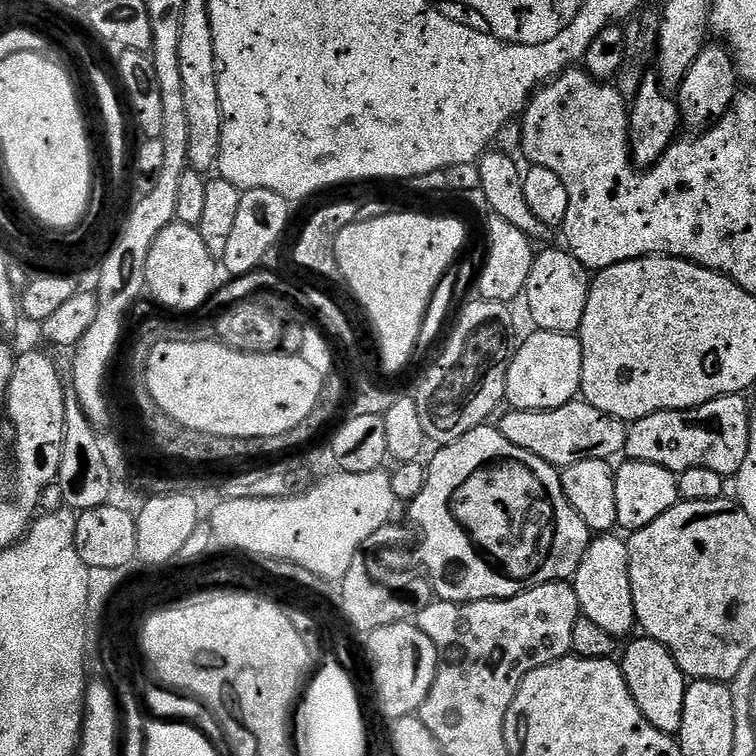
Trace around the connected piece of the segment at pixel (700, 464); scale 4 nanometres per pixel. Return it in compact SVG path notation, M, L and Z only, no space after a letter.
M740 394L719 396L697 408L659 412L641 420L633 420L628 424L623 455L638 462L654 462L654 466L662 466L677 474L691 468L705 468L726 478L735 477L746 458L746 446L750 446L750 422L754 418L753 413L748 413L748 404L744 399Z

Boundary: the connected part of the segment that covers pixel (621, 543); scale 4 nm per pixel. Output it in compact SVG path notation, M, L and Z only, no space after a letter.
M616 534L597 535L589 544L571 585L576 591L581 613L590 618L590 622L606 630L606 634L617 638L633 635L632 628L637 627L636 611L634 594L630 590L628 545L623 539L619 540Z

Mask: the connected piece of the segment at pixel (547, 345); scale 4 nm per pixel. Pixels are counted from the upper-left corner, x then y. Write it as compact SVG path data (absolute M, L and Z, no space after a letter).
M533 331L533 336L523 337L522 343L512 353L510 370L506 378L504 395L513 409L526 412L545 412L547 408L566 406L580 396L582 382L582 346L575 335L566 332Z

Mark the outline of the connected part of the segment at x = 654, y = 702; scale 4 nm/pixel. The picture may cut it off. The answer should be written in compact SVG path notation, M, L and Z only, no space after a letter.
M641 635L640 640L636 639L627 641L628 649L625 650L624 657L619 657L618 660L626 678L626 686L630 686L630 694L634 702L638 702L638 710L642 710L646 722L650 722L650 726L662 730L666 735L675 737L682 726L682 702L686 702L689 681L678 662L674 662L665 644L645 635Z

